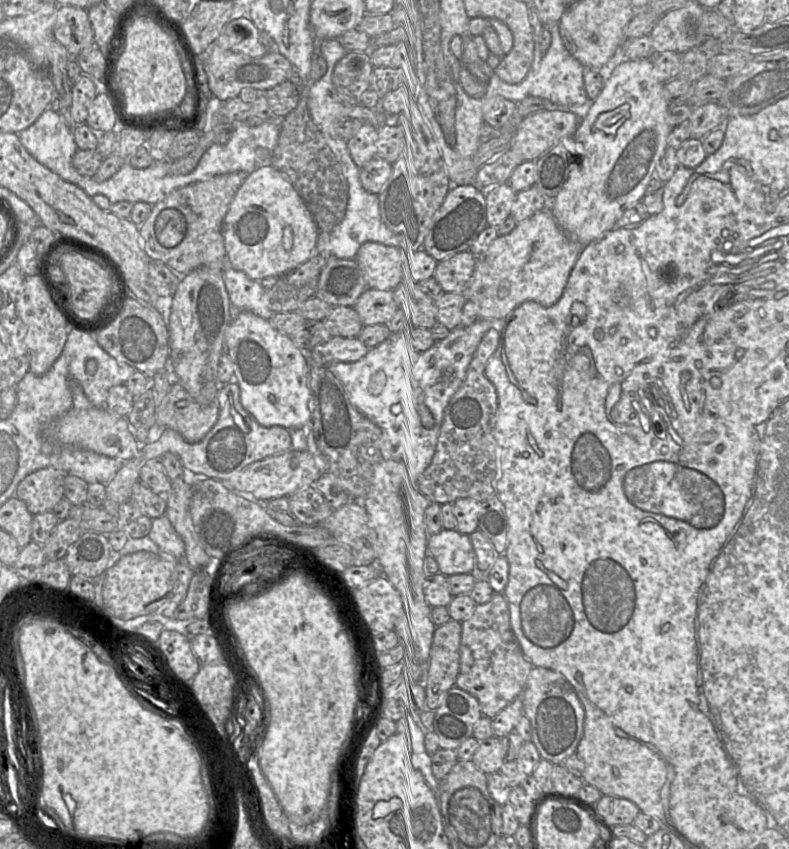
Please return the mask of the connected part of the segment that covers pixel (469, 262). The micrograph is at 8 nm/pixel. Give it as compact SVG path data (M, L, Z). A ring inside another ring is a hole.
M470 251L459 252L450 258L439 261L432 277L439 282L444 292L463 293L472 278L476 260L476 255Z

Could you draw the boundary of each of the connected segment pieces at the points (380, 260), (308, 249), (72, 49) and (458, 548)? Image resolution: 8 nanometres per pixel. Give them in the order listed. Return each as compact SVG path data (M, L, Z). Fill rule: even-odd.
M366 242L360 246L355 259L365 274L368 287L392 291L400 285L402 267L398 248Z
M270 166L248 174L222 223L230 265L251 279L281 277L305 263L315 250L319 228L290 180Z
M59 5L53 26L54 38L75 58L94 45L94 32L87 9Z
M441 530L429 535L427 551L444 576L470 574L475 569L475 553L469 535L456 530Z

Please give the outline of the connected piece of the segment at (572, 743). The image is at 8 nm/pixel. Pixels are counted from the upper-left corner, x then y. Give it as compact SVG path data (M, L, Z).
M533 667L521 694L523 715L531 724L531 742L542 759L561 764L576 753L584 733L584 708L570 682L559 672Z

